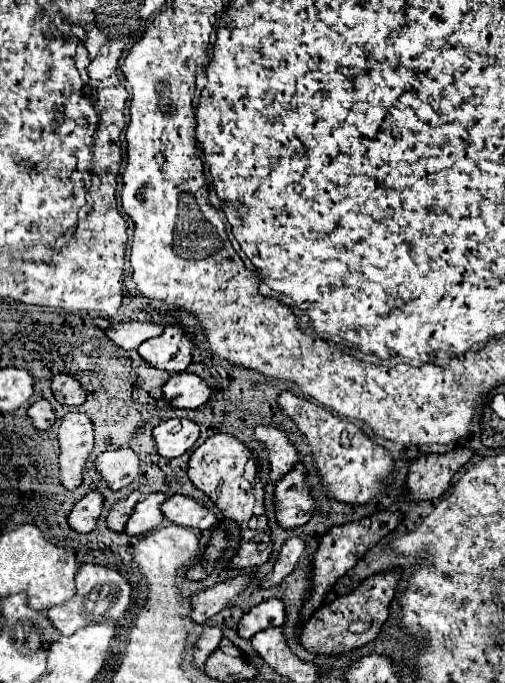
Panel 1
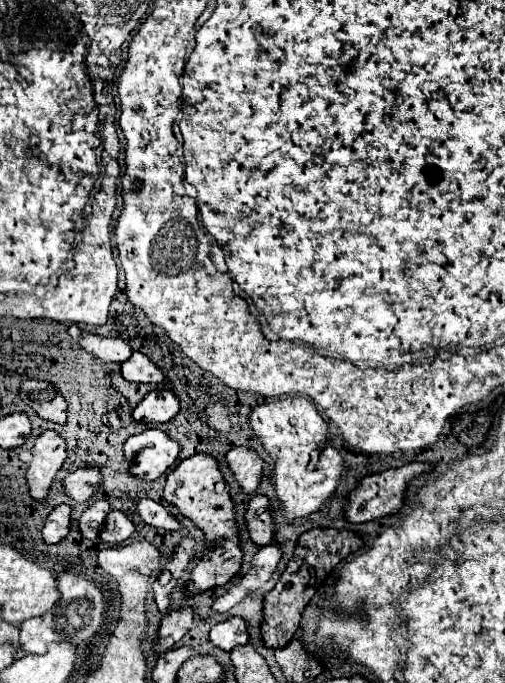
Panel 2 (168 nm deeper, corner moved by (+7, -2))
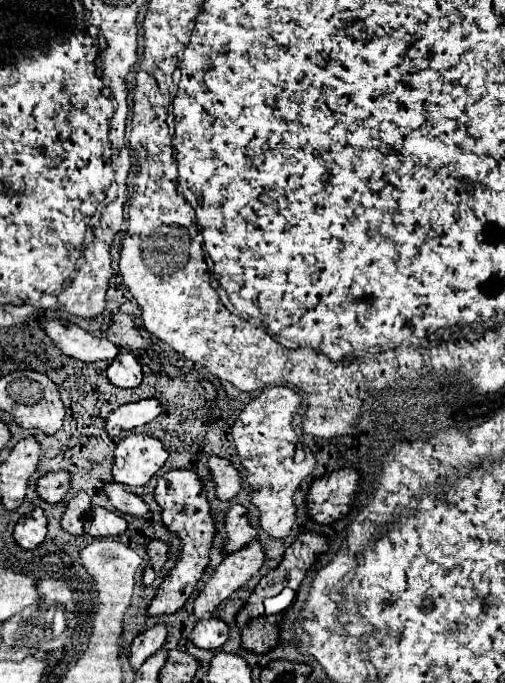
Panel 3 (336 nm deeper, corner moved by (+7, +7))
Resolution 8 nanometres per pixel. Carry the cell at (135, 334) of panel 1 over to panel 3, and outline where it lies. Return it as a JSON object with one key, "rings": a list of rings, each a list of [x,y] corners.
{"rings":[[[55,318],[51,322],[45,324],[45,332],[49,334],[49,338],[53,338],[59,346],[59,350],[67,356],[73,356],[81,362],[97,362],[97,360],[113,360],[121,348],[113,342],[109,342],[107,338],[97,338],[93,334],[89,334],[87,330]]]}

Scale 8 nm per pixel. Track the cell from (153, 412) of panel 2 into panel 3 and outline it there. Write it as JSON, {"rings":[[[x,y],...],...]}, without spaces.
{"rings":[[[143,398],[139,402],[129,402],[113,410],[107,418],[107,432],[111,438],[121,436],[127,430],[143,426],[161,414],[163,406],[157,398]]]}

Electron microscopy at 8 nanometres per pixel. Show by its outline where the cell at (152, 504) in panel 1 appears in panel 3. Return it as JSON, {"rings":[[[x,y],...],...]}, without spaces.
{"rings":[[[93,506],[91,516],[85,522],[85,532],[95,538],[113,538],[121,536],[127,530],[127,520],[117,512],[111,512],[101,506]]]}

